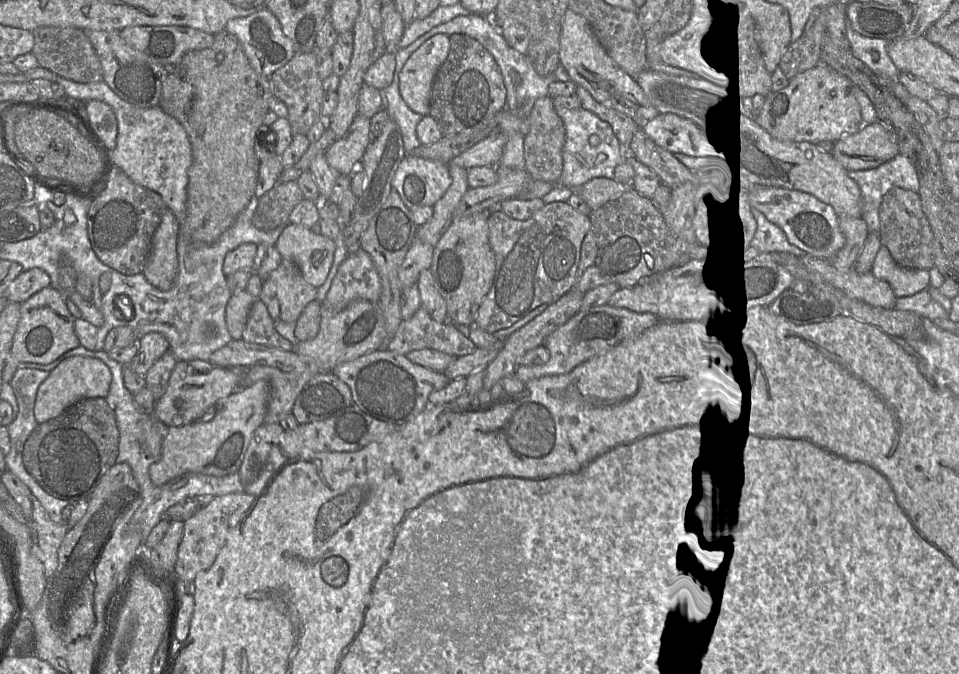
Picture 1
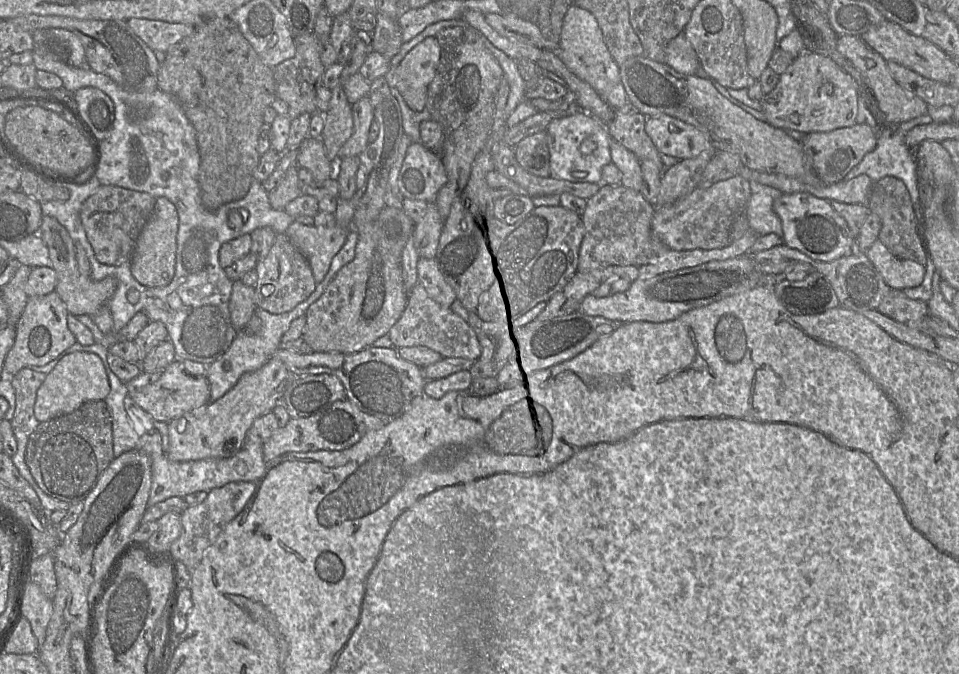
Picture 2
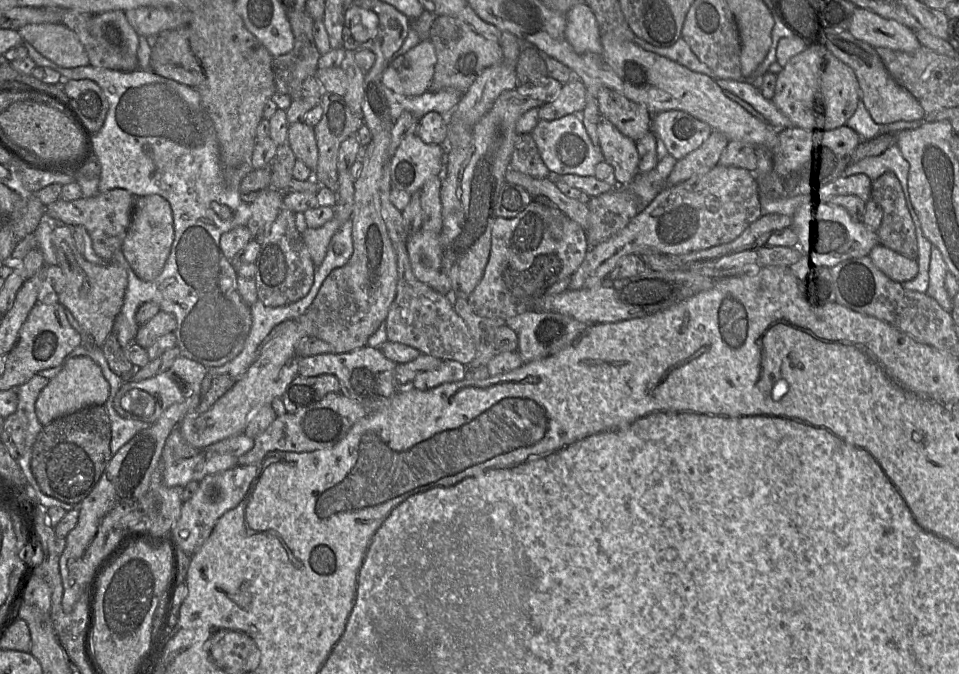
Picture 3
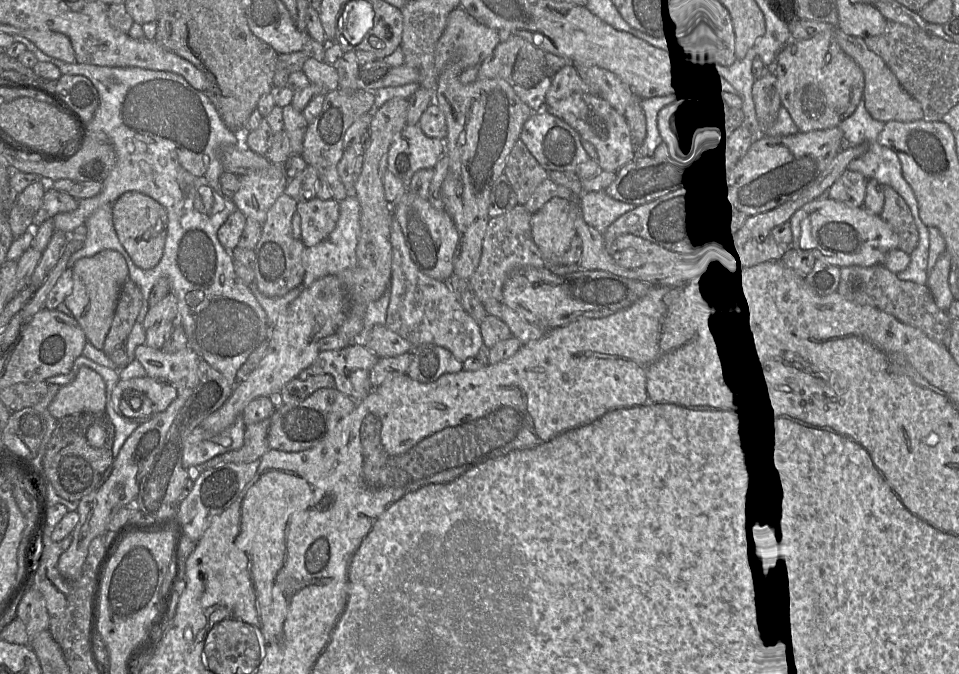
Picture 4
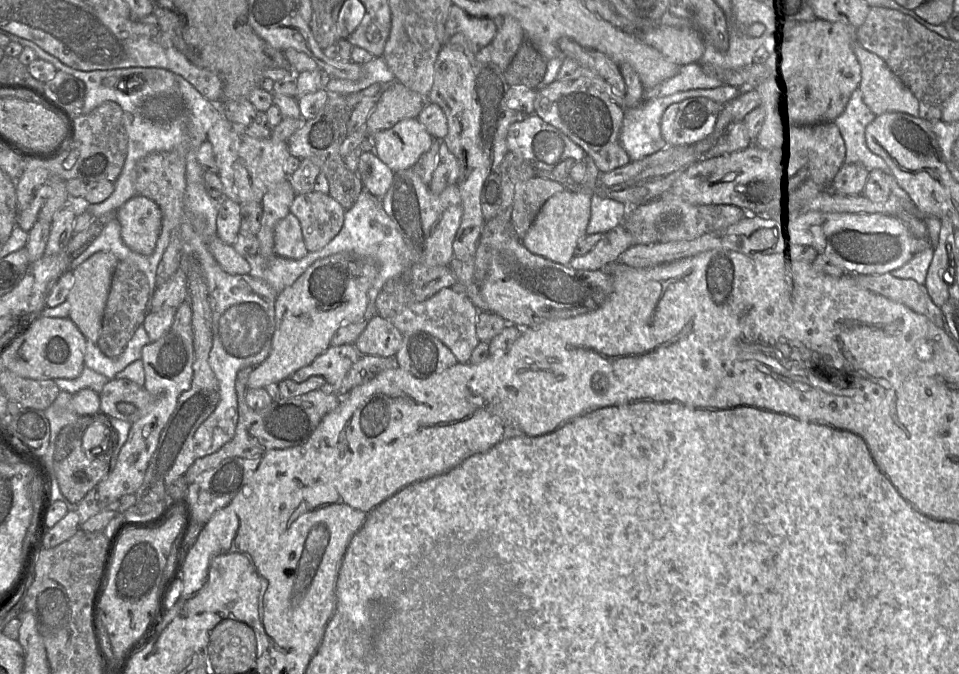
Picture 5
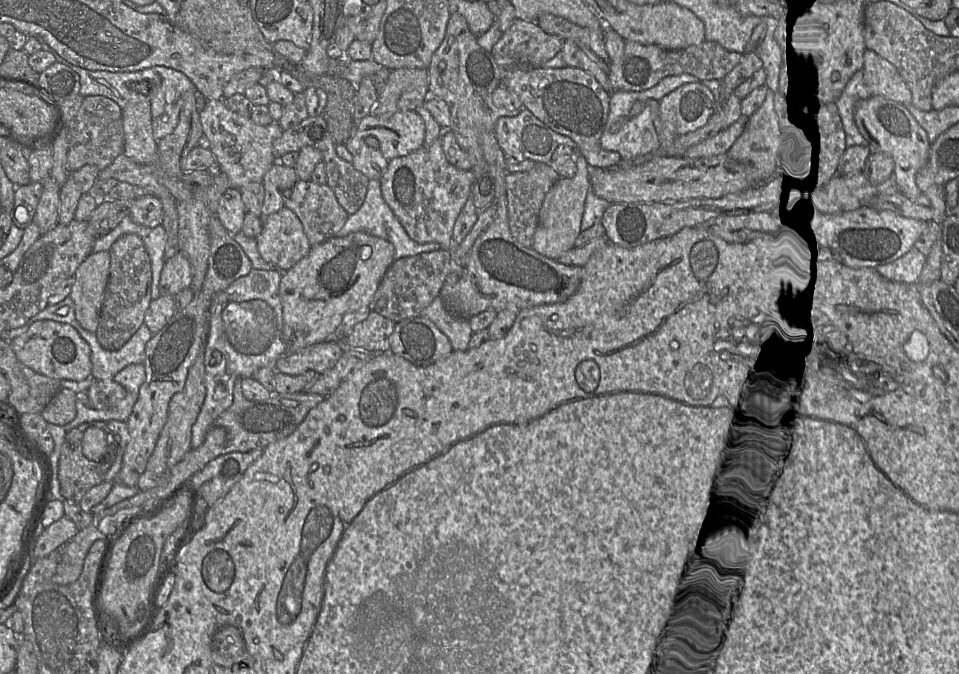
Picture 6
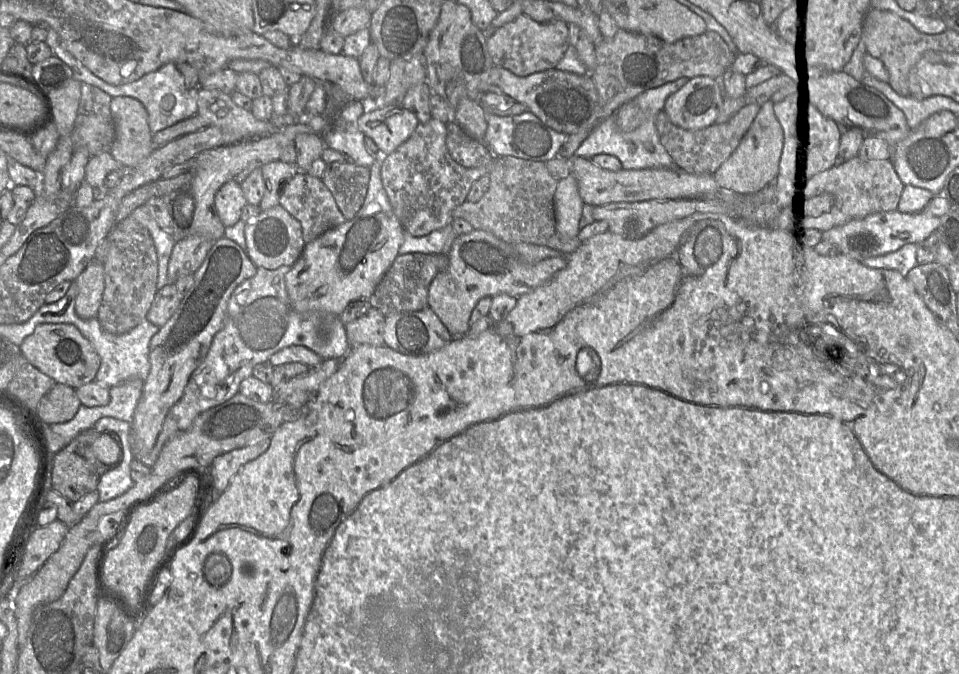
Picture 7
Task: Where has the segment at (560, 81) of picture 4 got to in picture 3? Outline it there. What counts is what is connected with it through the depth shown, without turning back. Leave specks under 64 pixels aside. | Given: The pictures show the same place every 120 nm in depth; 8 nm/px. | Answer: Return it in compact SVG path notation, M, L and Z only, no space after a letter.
M573 77L563 84L558 97L539 108L539 120L556 120L570 114L580 114L586 106L586 87Z

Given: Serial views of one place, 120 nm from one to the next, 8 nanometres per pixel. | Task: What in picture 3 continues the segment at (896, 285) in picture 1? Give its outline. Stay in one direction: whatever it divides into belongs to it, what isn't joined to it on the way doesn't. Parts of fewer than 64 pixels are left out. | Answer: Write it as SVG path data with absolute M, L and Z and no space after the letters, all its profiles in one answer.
M880 243L871 249L869 257L880 271L898 283L915 278L919 271L917 260L908 258Z

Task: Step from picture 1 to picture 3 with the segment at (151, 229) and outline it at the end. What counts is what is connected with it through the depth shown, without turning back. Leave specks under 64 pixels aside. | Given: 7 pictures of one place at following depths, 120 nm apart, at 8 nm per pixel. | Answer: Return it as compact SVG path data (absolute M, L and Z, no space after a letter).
M114 188L93 197L82 197L74 201L59 198L46 206L46 214L68 226L83 226L89 233L94 251L101 258L110 260L115 251L122 249L134 209L136 197L129 191Z

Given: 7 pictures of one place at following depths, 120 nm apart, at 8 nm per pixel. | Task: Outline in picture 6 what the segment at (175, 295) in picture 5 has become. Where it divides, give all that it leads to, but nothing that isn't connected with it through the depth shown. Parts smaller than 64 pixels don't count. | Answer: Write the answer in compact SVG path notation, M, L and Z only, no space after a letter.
M180 251L166 260L159 282L161 296L175 296L181 290L190 287L191 282L192 269L190 262Z

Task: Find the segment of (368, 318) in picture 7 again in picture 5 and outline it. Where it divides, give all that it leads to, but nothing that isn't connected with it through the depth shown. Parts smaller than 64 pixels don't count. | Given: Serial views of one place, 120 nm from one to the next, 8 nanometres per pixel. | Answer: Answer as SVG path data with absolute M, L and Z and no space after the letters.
M375 314L354 345L362 355L395 357L402 340L403 334L390 320Z

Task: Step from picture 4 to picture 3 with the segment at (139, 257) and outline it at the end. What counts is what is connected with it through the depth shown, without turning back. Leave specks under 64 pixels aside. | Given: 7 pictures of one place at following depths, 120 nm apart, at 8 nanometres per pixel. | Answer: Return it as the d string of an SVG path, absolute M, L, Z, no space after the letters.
M158 194L136 197L122 251L135 274L144 281L156 279L163 271L174 241L170 203Z

